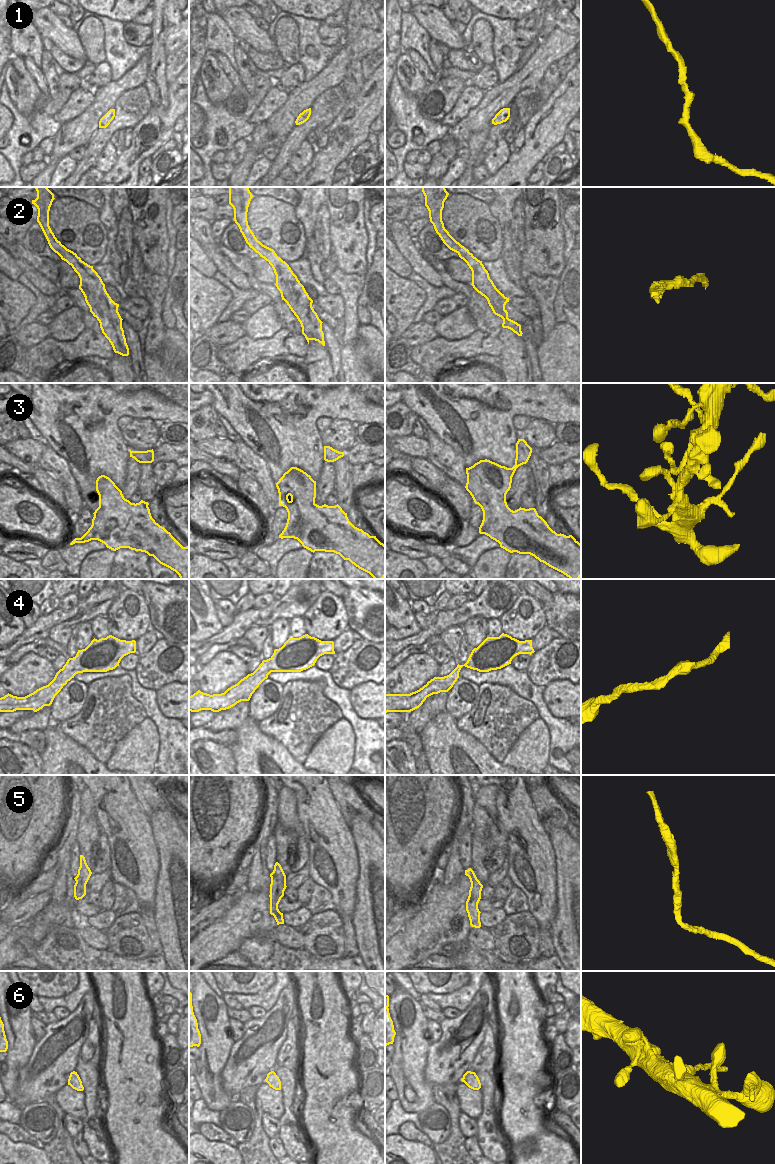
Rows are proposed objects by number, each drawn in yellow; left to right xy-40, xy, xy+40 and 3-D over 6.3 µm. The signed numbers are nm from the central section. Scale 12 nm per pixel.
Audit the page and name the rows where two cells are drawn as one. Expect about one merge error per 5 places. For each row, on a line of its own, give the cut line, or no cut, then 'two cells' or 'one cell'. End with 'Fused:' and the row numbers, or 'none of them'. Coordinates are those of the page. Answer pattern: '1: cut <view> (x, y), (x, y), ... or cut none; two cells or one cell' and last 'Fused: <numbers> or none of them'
1: cut none; one cell
2: cut none; one cell
3: cut none; one cell
4: cut none; one cell
5: cut none; one cell
6: cut xy-40 (70, 1075), (71, 1085); two cells
Fused: 6

